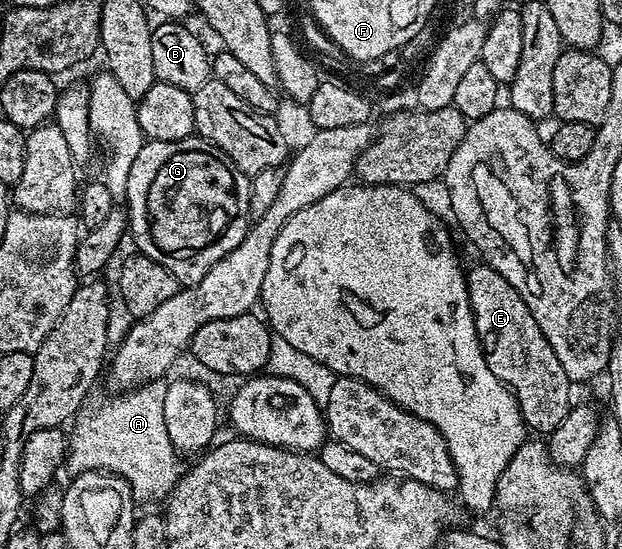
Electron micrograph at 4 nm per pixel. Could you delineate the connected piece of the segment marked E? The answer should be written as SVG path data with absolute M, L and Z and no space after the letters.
M479 262L476 268L468 267L465 279L471 313L475 315L475 332L489 370L505 378L532 433L550 434L557 430L573 407L573 381L565 374L561 362L557 362L557 354L553 354L553 346L549 346L545 334L541 334L541 326L537 326L533 314L529 314L529 306L525 306L521 294L509 286L506 278L485 262Z

